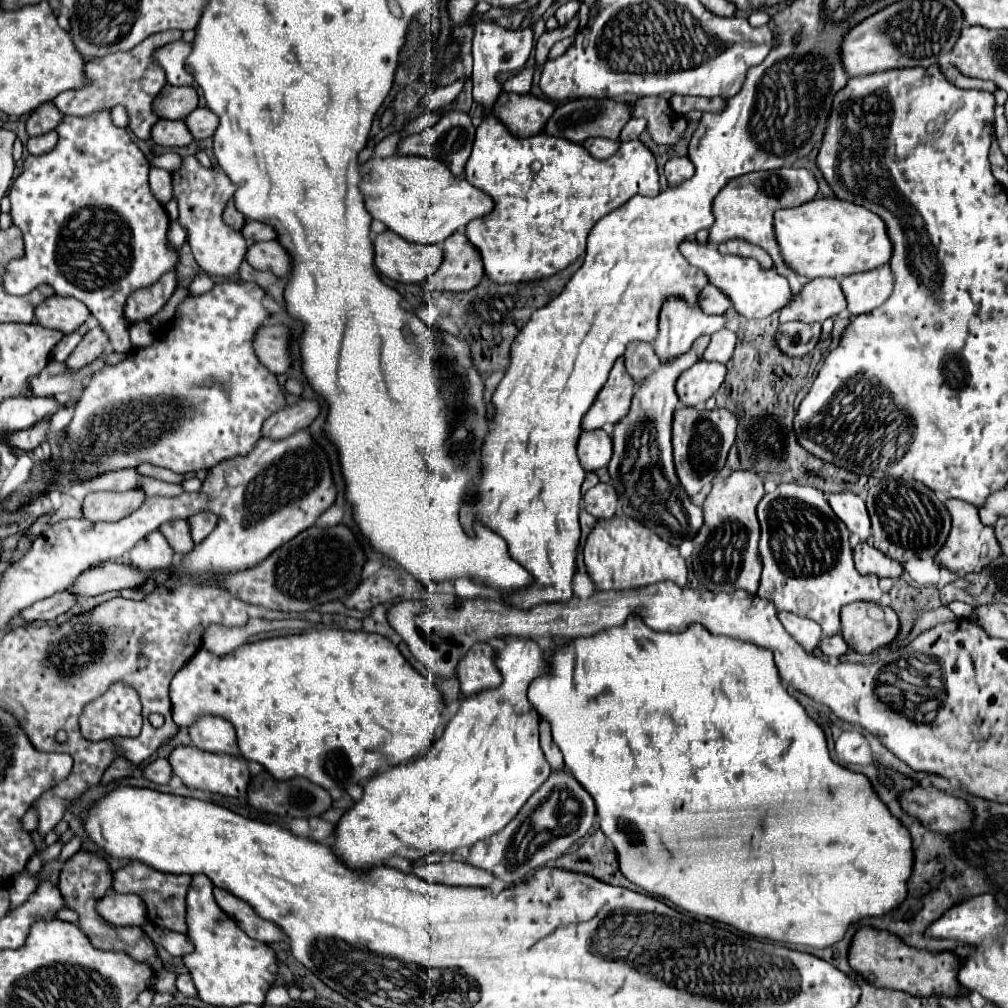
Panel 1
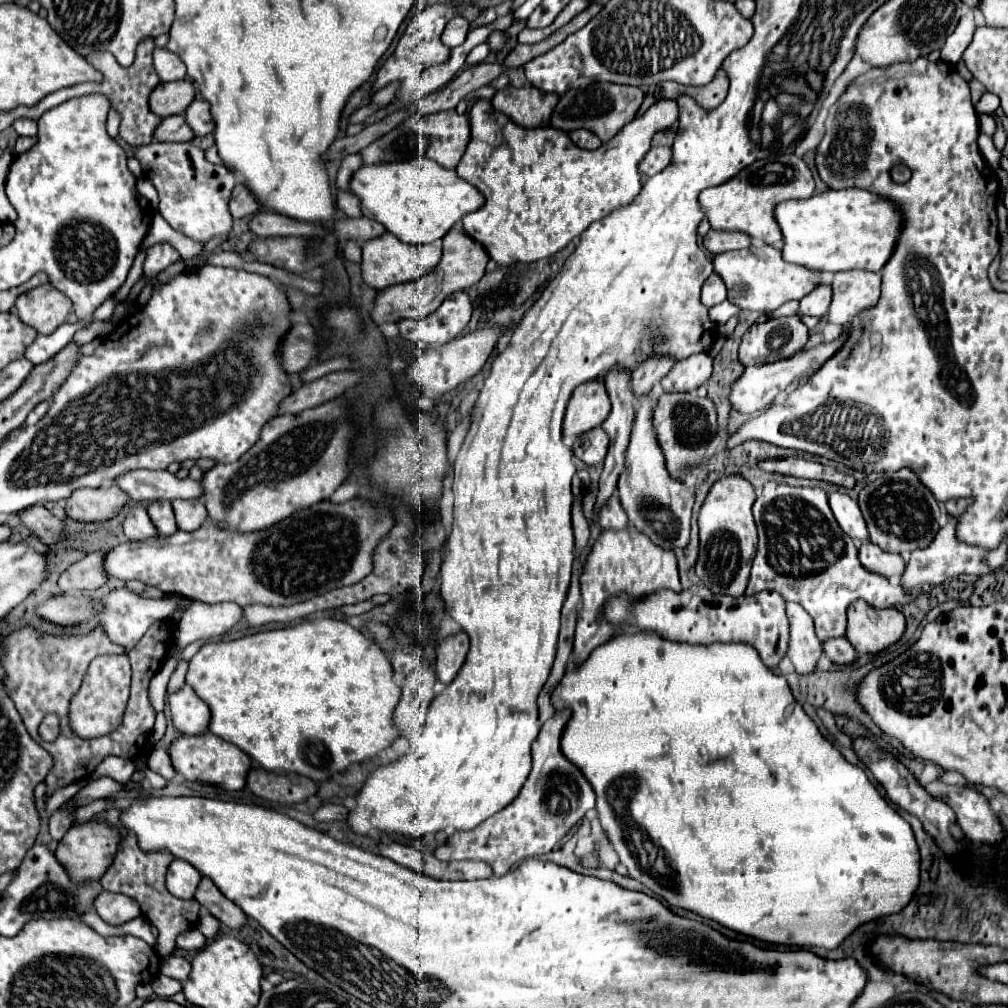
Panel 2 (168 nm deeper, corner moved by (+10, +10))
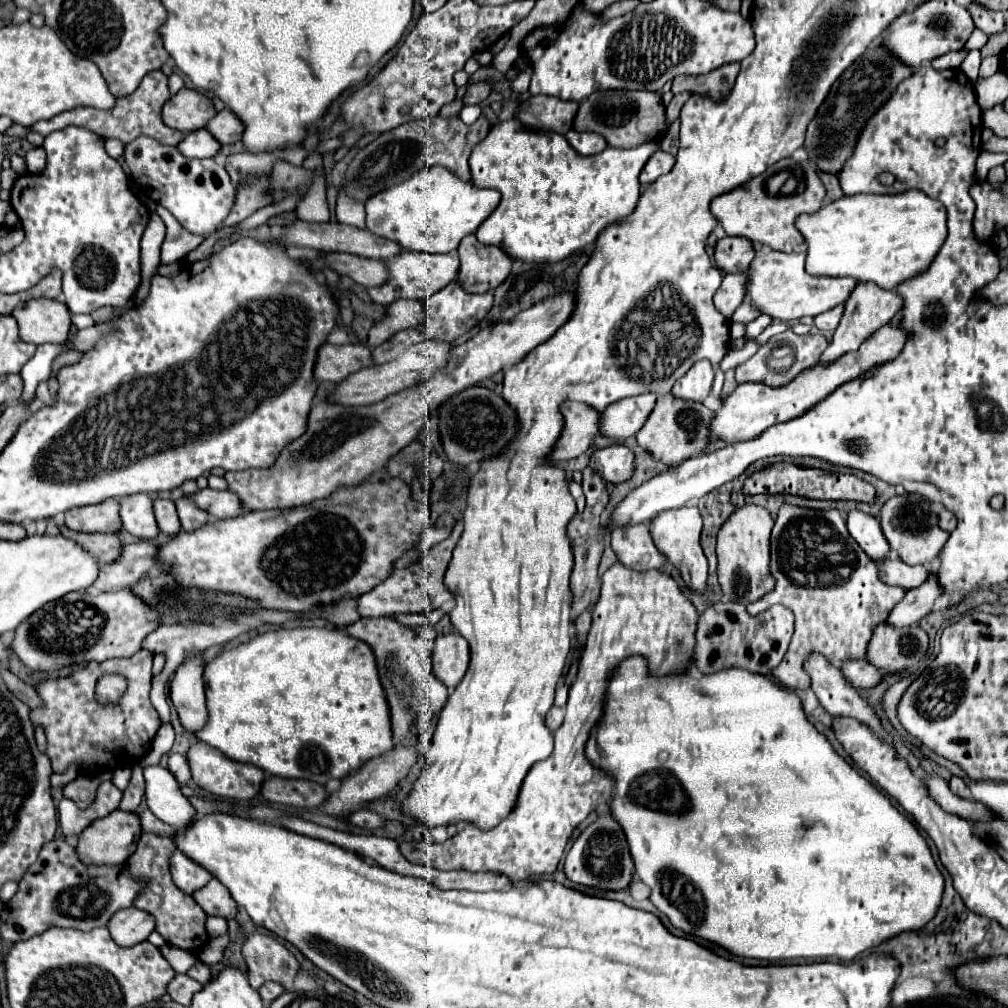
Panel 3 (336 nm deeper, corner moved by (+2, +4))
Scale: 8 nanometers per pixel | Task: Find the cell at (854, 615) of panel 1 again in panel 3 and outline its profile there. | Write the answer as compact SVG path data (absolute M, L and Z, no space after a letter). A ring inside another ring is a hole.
M881 623L873 629L865 659L879 671L895 673L915 665L927 653L927 643L927 633L919 625L895 629Z

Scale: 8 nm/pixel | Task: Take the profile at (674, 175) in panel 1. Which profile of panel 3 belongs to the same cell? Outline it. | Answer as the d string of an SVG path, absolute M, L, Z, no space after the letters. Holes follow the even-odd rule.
M665 151L653 153L651 159L647 161L647 165L641 171L641 177L639 177L641 185L649 185L649 183L657 181L661 175L669 173L673 169L673 165L675 165L675 157L673 155L665 153Z

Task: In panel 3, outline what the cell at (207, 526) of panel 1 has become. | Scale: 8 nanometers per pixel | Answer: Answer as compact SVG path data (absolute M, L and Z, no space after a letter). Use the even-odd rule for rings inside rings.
M179 499L175 505L177 505L177 513L181 519L183 531L195 531L207 523L207 513L203 509L199 509L193 501Z

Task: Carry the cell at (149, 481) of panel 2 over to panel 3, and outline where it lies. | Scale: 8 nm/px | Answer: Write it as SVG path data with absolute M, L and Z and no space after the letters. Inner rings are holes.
M205 487L205 489L197 489L195 493L183 495L183 497L195 501L197 507L201 507L203 511L207 511L219 519L241 515L241 503L235 497L235 493L231 493L231 491L213 491L209 487Z

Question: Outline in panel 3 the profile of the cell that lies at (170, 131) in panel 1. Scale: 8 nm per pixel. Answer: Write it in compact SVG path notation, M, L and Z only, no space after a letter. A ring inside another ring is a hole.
M197 129L195 133L187 133L183 141L177 145L177 149L185 157L195 157L195 159L205 159L205 157L215 157L219 151L219 141L207 131L207 129Z

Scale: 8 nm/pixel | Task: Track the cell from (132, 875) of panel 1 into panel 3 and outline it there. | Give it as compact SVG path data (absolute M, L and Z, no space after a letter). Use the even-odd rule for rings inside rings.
M143 833L137 841L137 849L135 853L129 857L125 869L131 873L131 877L135 877L141 883L141 891L137 893L133 905L151 913L155 917L155 927L157 933L161 933L161 937L175 947L181 947L185 951L199 951L199 947L203 947L209 939L207 931L205 931L205 921L207 915L205 911L193 901L193 897L185 895L181 889L175 887L175 883L171 881L171 873L169 873L169 859L175 853L175 845L171 843L169 837L161 837L161 835L153 835L153 833Z

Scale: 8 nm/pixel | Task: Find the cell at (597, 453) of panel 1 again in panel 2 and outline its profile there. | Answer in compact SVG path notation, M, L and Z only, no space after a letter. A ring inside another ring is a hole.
M597 427L595 431L587 431L579 435L579 439L573 445L573 455L581 459L585 465L593 467L597 463L603 463L609 449L609 435Z

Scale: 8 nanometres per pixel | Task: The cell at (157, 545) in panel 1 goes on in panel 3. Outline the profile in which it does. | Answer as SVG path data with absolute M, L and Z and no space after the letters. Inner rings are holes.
M147 493L129 495L121 501L123 529L133 537L153 541L159 535L159 527L153 517L153 497Z

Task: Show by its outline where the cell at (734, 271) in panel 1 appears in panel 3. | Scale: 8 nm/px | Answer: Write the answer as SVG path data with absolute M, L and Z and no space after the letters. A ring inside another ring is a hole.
M759 253L749 265L749 281L745 297L765 315L783 321L797 321L803 315L815 317L839 303L845 303L855 287L851 277L815 277L805 271L805 253Z

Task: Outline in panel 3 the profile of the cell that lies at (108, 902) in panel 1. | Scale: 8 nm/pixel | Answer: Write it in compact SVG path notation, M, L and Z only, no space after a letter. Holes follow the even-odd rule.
M127 907L119 909L119 913L111 917L107 929L117 945L131 947L149 937L149 933L155 929L155 919L137 907Z

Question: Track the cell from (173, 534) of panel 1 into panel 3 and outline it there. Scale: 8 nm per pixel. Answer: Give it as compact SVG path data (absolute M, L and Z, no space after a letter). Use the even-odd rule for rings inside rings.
M155 499L153 509L155 509L157 525L159 525L159 529L161 529L161 533L163 533L163 535L173 537L173 535L177 535L177 533L181 531L181 523L179 523L179 517L177 517L175 503L173 503L173 501Z

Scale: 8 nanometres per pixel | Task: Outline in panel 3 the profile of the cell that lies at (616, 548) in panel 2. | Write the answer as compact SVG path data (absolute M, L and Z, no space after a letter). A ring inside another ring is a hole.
M621 561L611 565L603 577L601 577L601 595L593 609L593 623L591 631L587 635L587 643L579 661L579 673L569 689L567 699L567 713L563 725L555 731L555 749L545 759L535 763L521 787L519 801L515 805L515 811L507 819L503 819L497 827L489 831L481 831L475 825L465 825L463 831L459 831L455 837L447 839L445 843L401 843L401 853L413 861L423 863L427 867L437 867L443 871L449 869L465 869L465 871L493 871L507 875L511 881L521 881L527 877L537 875L551 875L565 851L565 845L573 833L573 829L589 817L591 811L597 809L597 805L607 803L613 793L613 781L603 771L595 769L583 755L585 741L589 737L589 731L595 727L595 723L601 717L601 701L607 687L609 671L621 663L629 655L643 655L649 661L649 669L655 675L665 673L683 673L685 663L691 661L691 651L695 645L695 627L697 627L697 609L685 597L681 585L665 571L661 569L647 569L647 571L635 571L627 569Z

